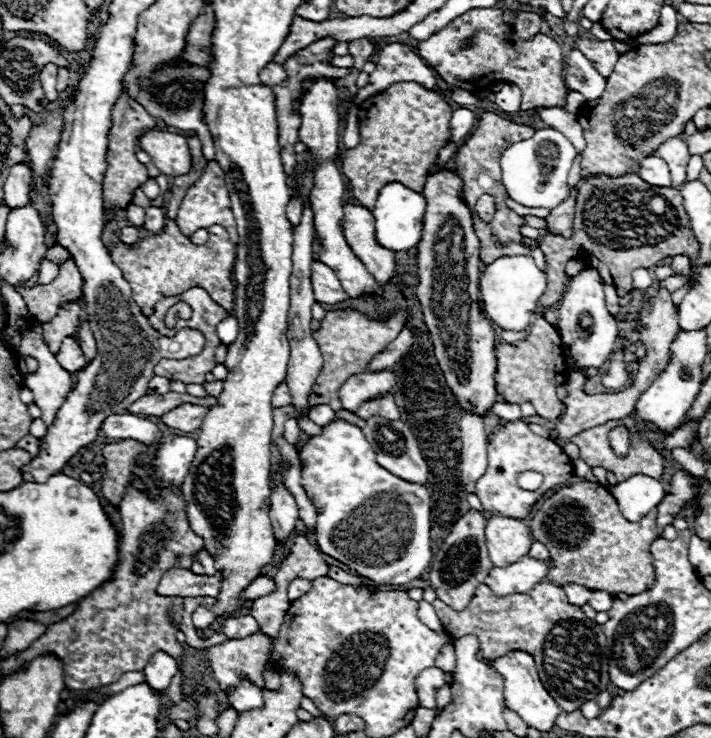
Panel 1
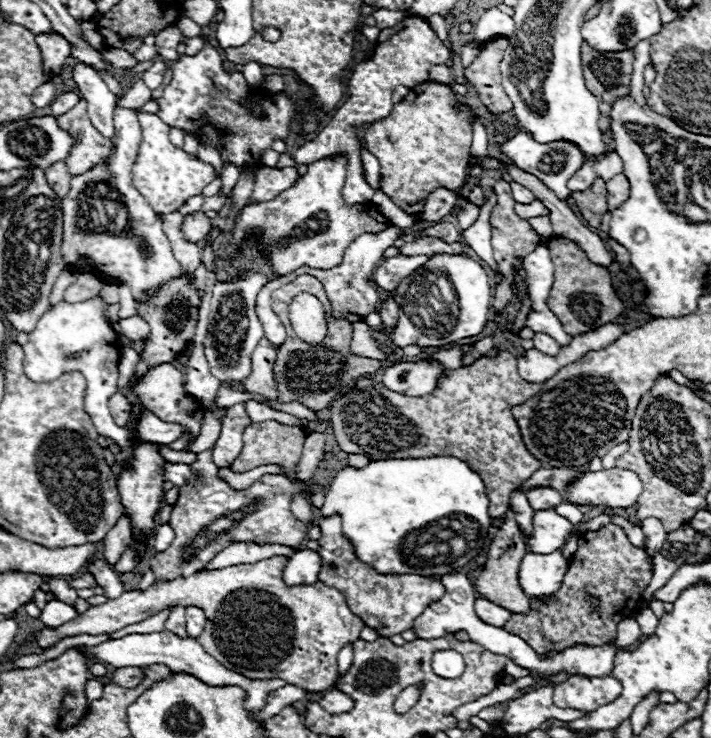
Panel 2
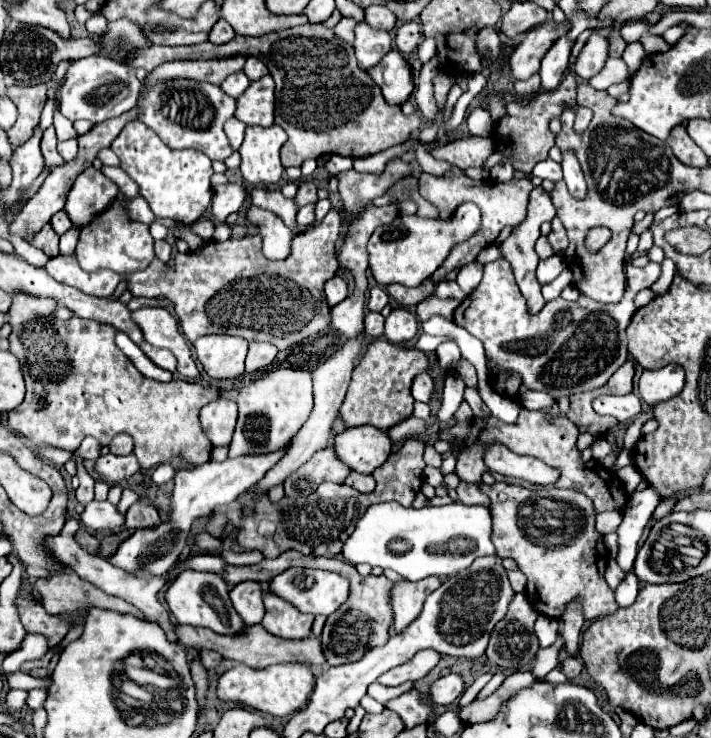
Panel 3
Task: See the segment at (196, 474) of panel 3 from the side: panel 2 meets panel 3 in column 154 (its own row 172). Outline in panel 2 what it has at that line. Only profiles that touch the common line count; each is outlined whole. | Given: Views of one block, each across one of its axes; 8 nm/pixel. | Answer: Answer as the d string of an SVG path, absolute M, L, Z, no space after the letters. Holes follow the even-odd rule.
M520 132L520 134L516 134L514 138L506 140L500 150L502 150L502 154L504 154L508 160L512 160L520 170L524 170L524 172L536 176L538 180L542 180L542 182L544 182L550 190L554 190L554 194L558 194L558 198L562 198L564 202L568 202L568 198L570 198L570 194L572 194L572 192L566 188L568 178L570 178L570 176L584 164L584 160L586 160L586 156L584 156L572 142L538 144L538 142L534 142L532 136L526 134L526 132Z

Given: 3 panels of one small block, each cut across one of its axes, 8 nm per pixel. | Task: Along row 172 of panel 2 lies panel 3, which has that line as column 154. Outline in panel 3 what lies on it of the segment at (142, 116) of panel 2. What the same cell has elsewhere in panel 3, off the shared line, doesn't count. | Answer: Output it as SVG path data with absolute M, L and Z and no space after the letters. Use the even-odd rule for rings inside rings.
M138 120L128 122L120 136L112 142L112 150L120 158L120 168L138 184L140 196L148 202L154 216L172 218L180 224L194 224L212 200L212 162L200 150L172 150L152 128Z

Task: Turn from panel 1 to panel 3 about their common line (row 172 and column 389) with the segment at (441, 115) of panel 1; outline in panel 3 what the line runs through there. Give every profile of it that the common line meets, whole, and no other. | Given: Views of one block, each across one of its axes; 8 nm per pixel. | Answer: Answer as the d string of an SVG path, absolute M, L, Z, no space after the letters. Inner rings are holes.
M374 340L352 372L346 396L340 408L340 418L346 426L372 424L380 430L390 430L398 422L412 416L414 398L410 394L412 380L418 372L428 370L428 358L416 348L404 348L398 344L388 344L386 340Z

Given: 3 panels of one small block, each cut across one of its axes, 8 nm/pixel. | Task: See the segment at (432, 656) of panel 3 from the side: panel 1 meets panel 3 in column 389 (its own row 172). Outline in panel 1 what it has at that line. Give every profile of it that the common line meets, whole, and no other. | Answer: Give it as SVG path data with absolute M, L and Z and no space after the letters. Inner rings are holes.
M674 136L674 138L666 140L658 148L656 156L666 160L670 174L672 174L672 186L680 186L686 182L686 166L690 160L690 152L688 152L688 144L686 144L684 136Z

